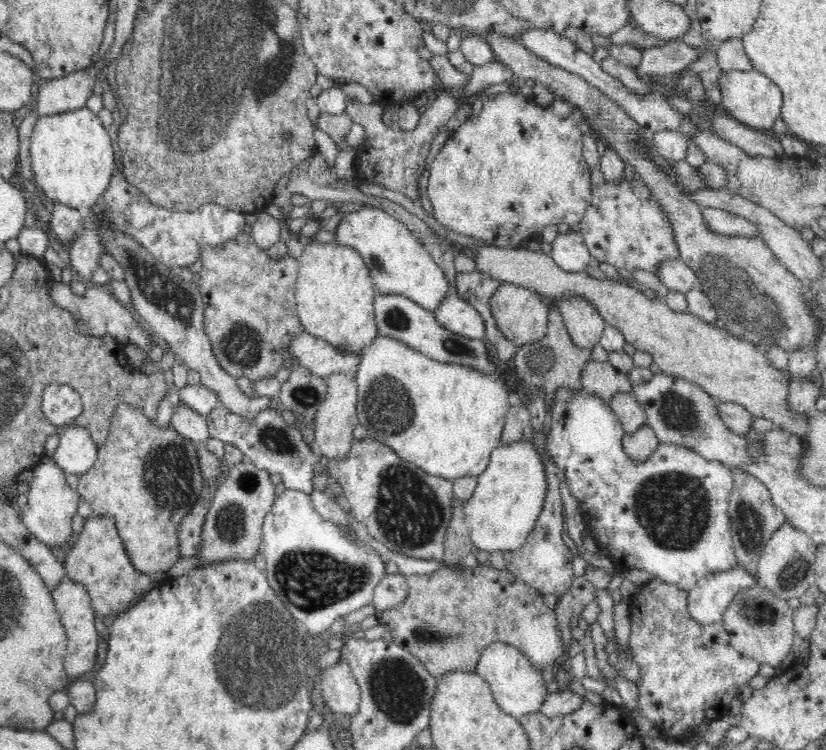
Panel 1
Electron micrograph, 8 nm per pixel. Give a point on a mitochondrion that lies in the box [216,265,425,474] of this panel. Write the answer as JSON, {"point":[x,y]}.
{"point":[391,407]}

